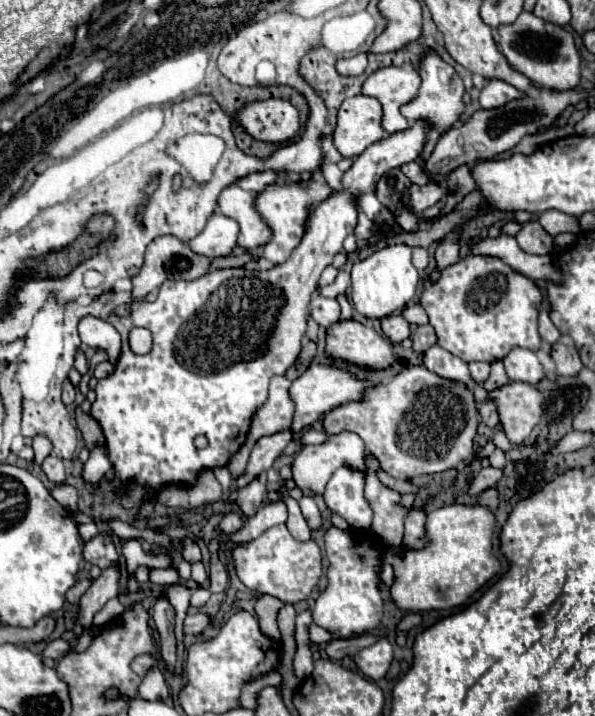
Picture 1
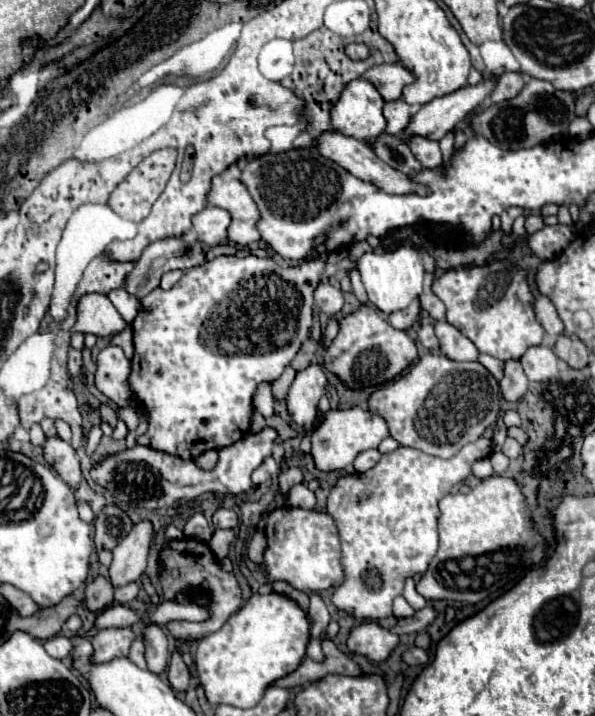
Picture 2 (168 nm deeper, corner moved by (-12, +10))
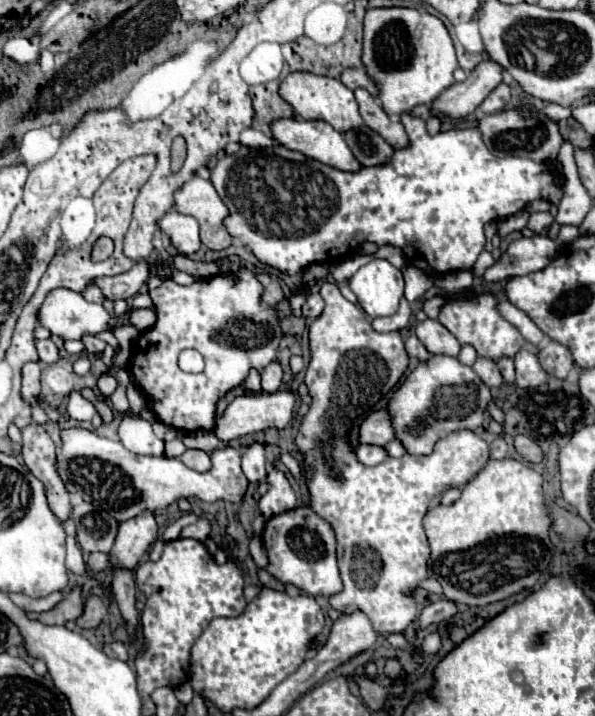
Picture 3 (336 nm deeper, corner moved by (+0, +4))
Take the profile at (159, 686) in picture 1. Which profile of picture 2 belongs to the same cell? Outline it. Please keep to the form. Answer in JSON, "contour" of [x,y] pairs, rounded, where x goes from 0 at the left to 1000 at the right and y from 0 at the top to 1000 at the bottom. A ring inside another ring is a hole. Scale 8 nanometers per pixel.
{"contour":[[[249,874],[242,883],[242,899],[245,899],[245,925],[249,936],[259,941],[272,941],[282,933],[282,894],[279,885],[266,874]]]}

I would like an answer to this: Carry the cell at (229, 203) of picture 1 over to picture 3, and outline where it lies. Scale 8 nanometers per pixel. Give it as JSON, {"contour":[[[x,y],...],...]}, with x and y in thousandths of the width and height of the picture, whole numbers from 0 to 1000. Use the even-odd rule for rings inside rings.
{"contour":[[[333,246],[309,254],[292,268],[292,293],[303,299],[326,302],[336,313],[336,335],[343,344],[356,349],[376,349],[387,344],[390,330],[376,318],[376,304],[383,302],[383,291],[363,271],[360,260],[350,251]]]}

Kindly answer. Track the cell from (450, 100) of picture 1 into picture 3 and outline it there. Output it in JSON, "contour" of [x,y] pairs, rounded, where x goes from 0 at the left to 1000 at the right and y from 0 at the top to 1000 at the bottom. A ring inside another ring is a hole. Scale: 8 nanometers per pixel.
{"contour":[[[625,11],[612,22],[612,53],[608,53],[608,89],[618,109],[635,123],[635,140],[645,156],[659,165],[669,165],[679,156],[689,156],[703,145],[726,145],[743,126],[763,117],[760,101],[770,92],[760,53],[746,31],[719,17],[706,20],[699,11]]]}

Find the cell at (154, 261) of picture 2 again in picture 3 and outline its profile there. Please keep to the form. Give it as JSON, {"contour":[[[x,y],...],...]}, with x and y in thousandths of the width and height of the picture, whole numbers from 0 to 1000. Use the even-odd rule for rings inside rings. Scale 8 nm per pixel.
{"contour":[[[232,366],[232,369],[225,369],[225,374],[218,374],[208,383],[198,383],[188,388],[171,385],[168,391],[161,391],[161,399],[175,408],[175,413],[182,419],[198,419],[198,416],[218,419],[242,402],[255,377],[259,377],[259,372],[252,372],[249,366]]]}

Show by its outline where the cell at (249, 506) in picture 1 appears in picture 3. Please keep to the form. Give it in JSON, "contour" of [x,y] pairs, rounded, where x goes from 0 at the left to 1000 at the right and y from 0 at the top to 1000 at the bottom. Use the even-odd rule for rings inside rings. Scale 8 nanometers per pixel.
{"contour":[[[427,617],[413,623],[407,634],[407,656],[420,673],[437,673],[447,668],[447,637],[440,620]]]}

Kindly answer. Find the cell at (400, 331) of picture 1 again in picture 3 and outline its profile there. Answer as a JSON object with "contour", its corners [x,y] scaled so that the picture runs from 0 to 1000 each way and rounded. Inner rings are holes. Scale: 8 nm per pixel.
{"contour":[[[682,416],[672,419],[672,430],[666,439],[649,441],[649,444],[629,444],[625,447],[625,458],[632,464],[659,464],[659,461],[676,461],[686,455],[689,447],[689,425]]]}

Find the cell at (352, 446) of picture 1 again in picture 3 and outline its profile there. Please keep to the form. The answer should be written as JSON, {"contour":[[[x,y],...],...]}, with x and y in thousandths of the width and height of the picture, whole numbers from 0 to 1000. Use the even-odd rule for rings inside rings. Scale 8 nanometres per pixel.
{"contour":[[[652,573],[625,575],[605,595],[605,615],[608,620],[632,620],[632,623],[645,623],[655,615],[662,615],[655,575]]]}

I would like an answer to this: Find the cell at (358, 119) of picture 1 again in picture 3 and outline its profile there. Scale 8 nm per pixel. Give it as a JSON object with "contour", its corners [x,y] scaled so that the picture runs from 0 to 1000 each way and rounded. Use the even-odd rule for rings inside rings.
{"contour":[[[491,101],[471,117],[471,134],[491,145],[494,159],[511,168],[545,168],[558,173],[568,184],[582,184],[608,173],[608,162],[602,159],[602,145],[595,128],[585,126],[571,112],[551,106],[531,106],[524,101]]]}

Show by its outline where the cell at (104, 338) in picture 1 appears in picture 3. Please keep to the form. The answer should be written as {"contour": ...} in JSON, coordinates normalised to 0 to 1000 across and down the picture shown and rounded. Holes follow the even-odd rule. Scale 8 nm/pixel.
{"contour":[[[94,402],[81,408],[64,436],[64,453],[108,475],[134,475],[141,466],[165,466],[185,447],[171,425],[145,422],[131,408]]]}

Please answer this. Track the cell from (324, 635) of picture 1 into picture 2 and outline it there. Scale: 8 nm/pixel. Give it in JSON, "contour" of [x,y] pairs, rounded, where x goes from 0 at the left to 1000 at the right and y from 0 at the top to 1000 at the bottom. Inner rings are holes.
{"contour":[[[524,830],[521,832],[521,888],[524,891],[538,891],[555,869],[555,858],[551,858],[551,849],[548,844],[541,841],[541,835],[534,830]]]}

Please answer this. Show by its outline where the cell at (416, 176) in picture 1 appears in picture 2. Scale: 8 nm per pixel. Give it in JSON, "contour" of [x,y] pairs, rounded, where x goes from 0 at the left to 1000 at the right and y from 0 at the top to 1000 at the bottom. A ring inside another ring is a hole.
{"contour":[[[699,190],[686,198],[686,204],[689,204],[692,215],[699,215],[699,223],[709,229],[709,235],[733,237],[743,232],[743,212],[739,212],[736,198]]]}

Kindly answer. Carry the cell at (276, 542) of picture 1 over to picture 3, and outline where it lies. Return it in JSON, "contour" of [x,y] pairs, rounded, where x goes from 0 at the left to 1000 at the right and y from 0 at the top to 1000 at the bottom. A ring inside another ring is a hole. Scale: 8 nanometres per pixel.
{"contour":[[[494,709],[454,723],[444,735],[440,757],[454,779],[447,796],[471,813],[487,813],[521,832],[558,832],[575,824],[558,735],[531,721],[524,709]]]}

